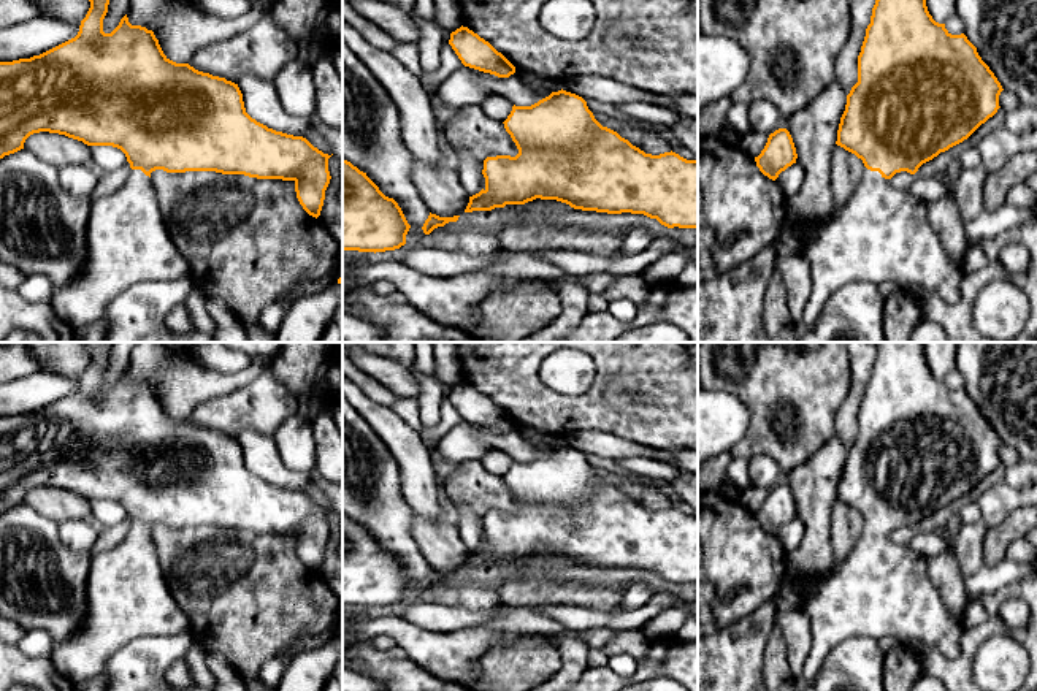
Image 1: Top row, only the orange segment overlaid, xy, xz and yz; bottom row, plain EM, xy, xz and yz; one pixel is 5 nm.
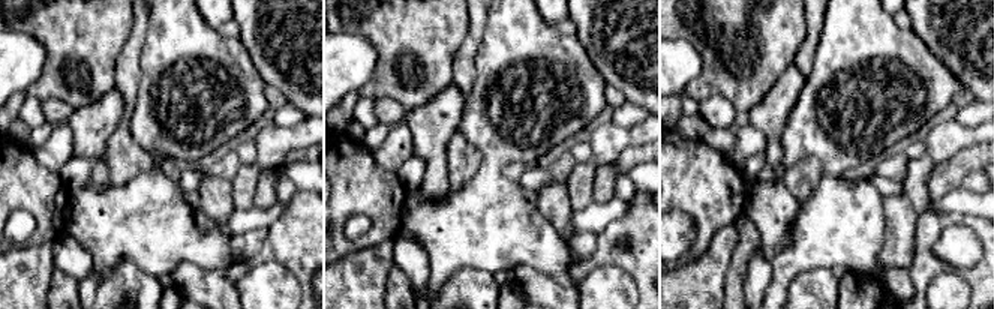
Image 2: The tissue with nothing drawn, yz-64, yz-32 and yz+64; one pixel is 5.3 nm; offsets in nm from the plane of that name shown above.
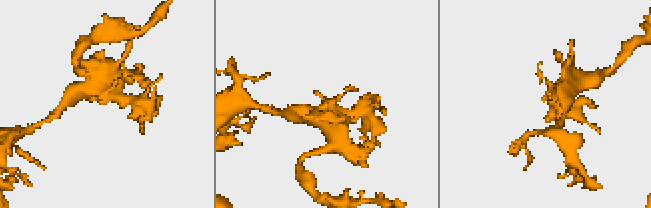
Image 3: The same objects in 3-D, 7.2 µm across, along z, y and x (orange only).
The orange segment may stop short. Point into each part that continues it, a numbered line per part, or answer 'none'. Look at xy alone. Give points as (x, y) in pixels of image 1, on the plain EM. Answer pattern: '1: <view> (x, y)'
1: xy (127, 596)

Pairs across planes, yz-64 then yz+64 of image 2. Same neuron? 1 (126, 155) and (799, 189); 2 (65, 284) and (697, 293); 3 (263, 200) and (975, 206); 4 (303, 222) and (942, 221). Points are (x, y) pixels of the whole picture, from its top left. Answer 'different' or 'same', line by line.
1: same
2: different
3: different
4: same

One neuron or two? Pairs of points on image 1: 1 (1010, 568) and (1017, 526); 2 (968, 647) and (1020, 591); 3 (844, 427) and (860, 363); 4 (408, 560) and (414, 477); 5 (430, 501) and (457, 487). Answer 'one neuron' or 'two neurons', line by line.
1: two neurons
2: one neuron
3: one neuron
4: two neurons
5: two neurons

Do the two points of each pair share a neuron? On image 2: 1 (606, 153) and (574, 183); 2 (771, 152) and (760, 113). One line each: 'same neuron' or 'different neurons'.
1: different neurons
2: same neuron

